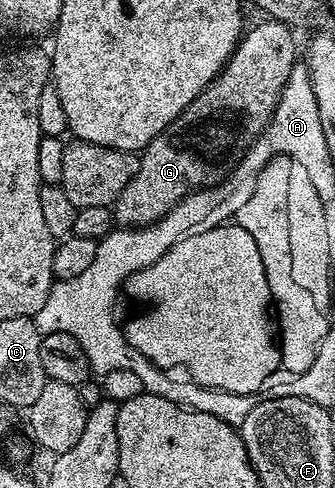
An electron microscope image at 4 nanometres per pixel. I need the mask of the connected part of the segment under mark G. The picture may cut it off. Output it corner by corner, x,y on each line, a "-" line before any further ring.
269,18
263,21
251,32
250,29
243,31
230,61
218,73
217,80
208,85
159,136
152,138
147,148
141,149
138,158
140,170
136,170
136,178
132,178
132,182
128,182
128,186
124,186
124,190
120,190
114,199
112,211
115,225
147,228
149,224
154,224
169,214
186,195
201,188
213,188
229,177
246,151
256,143
258,136
268,126
281,98
282,88
295,68
294,55
300,52
300,48
294,45
291,25

